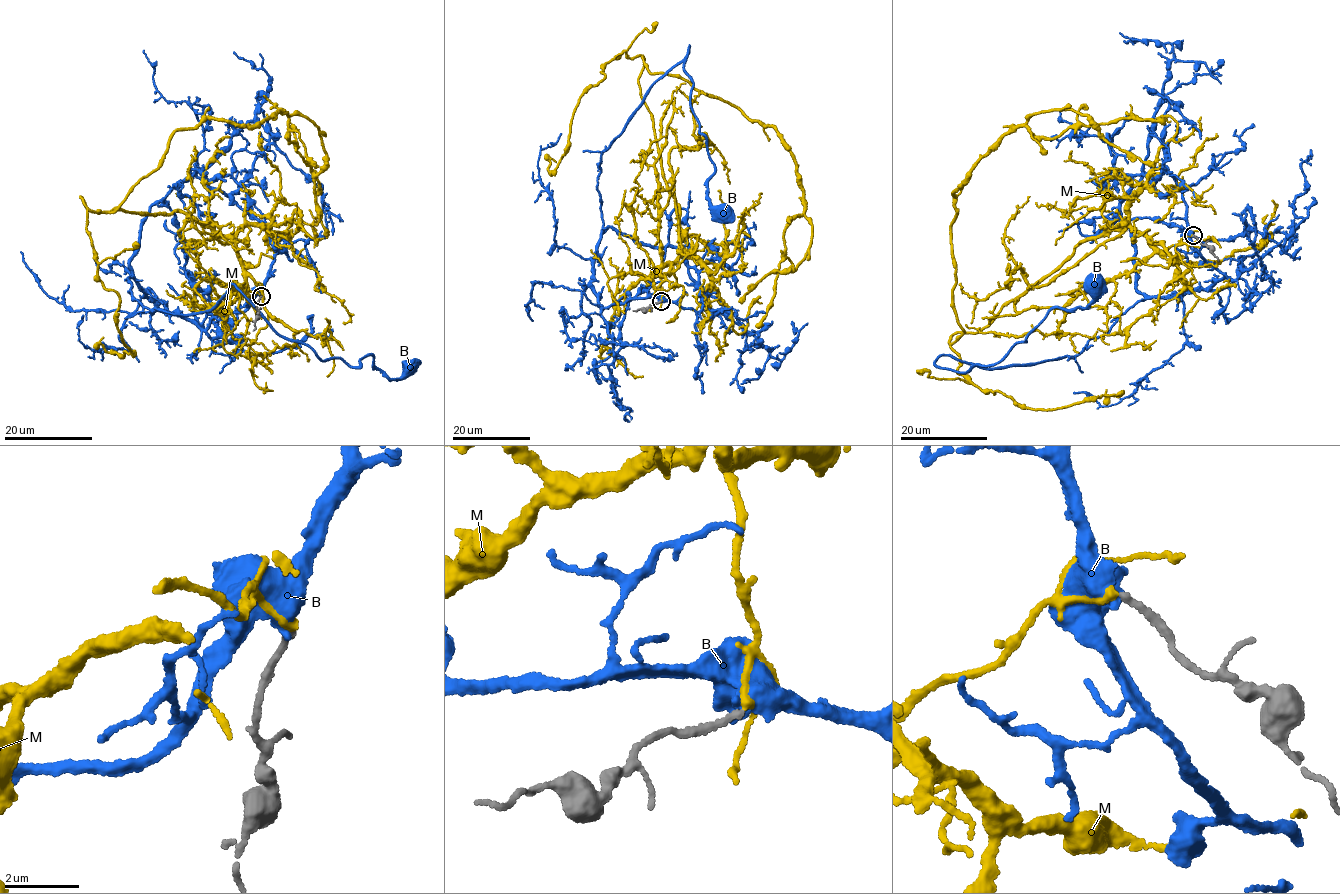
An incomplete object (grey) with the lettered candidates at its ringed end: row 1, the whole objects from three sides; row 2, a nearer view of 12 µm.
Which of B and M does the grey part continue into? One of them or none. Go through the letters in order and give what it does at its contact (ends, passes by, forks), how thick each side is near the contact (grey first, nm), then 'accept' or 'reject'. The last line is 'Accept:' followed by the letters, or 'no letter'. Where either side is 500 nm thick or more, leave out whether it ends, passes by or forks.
B: calibres 180 and 550 nm; reject
M: it ends; calibres 180 and 180 nm; accept
Accept: M

